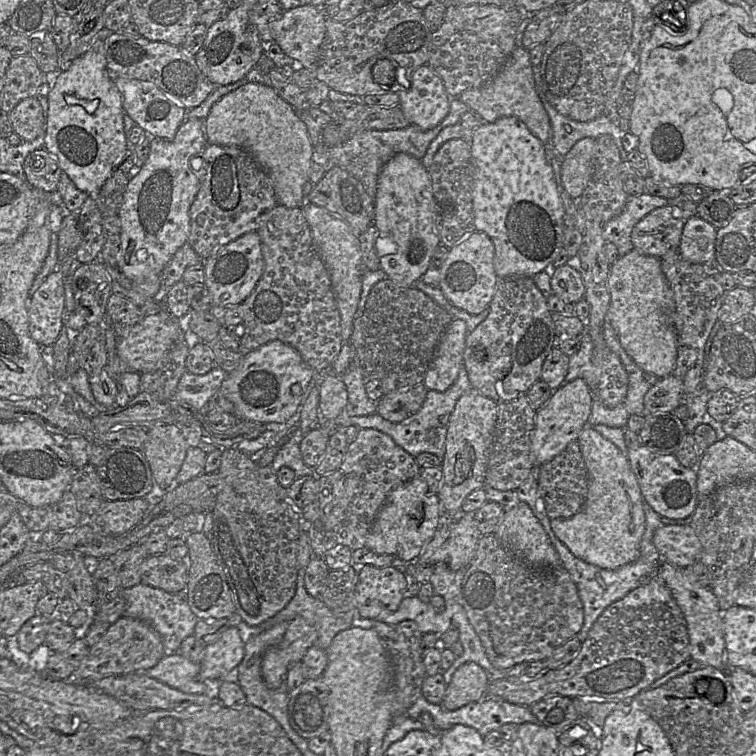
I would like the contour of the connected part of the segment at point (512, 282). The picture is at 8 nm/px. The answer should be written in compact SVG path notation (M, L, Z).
M513 276L500 279L489 308L487 318L466 338L464 368L472 388L496 403L503 403L496 391L496 383L502 382L504 392L520 392L526 395L532 385L541 379L543 363L559 339L555 334L552 312L548 308L547 299L532 277Z

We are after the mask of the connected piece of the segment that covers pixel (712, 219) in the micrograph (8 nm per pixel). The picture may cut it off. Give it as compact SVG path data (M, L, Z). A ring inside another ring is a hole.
M731 189L715 190L697 203L697 215L717 229L725 227L737 208L730 197Z

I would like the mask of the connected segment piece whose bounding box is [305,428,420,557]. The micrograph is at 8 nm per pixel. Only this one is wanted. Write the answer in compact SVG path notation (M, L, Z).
M359 428L355 439L348 444L340 466L333 472L317 477L319 512L313 522L305 523L312 554L324 557L337 545L347 546L352 551L364 547L366 535L389 492L419 475L419 472L415 457L396 445L391 437L376 429Z

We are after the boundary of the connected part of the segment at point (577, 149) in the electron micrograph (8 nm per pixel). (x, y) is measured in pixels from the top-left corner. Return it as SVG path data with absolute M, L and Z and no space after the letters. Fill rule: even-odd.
M595 138L579 140L564 156L561 164L561 188L579 199L594 172Z

